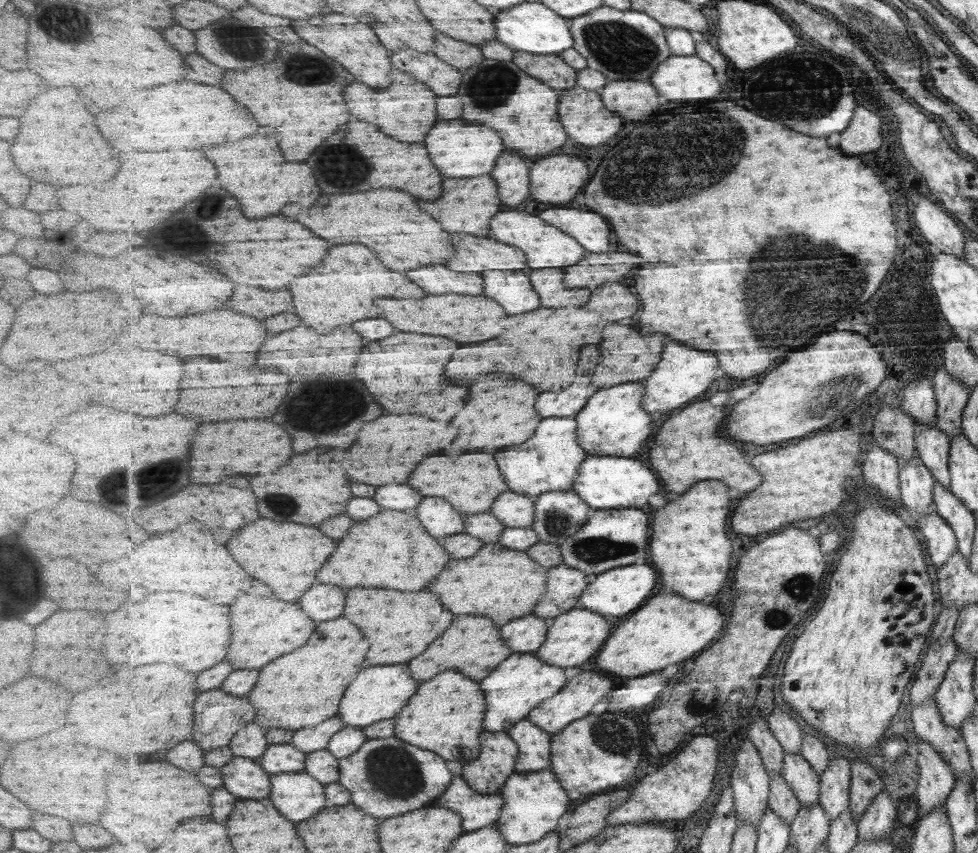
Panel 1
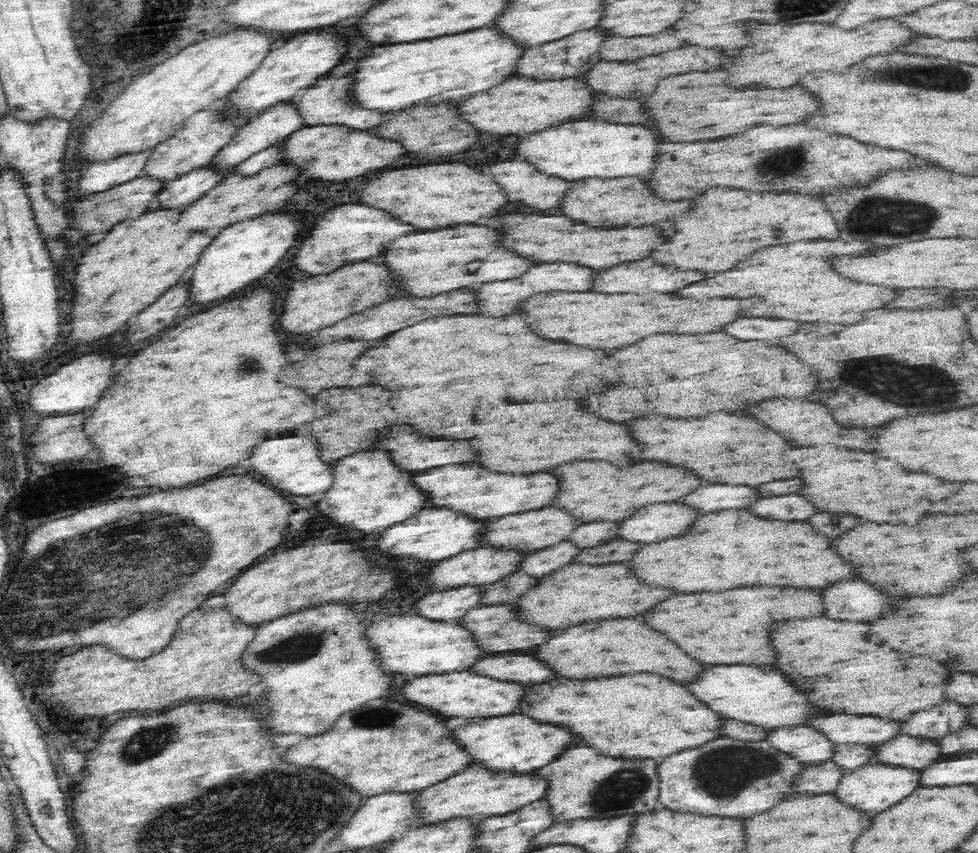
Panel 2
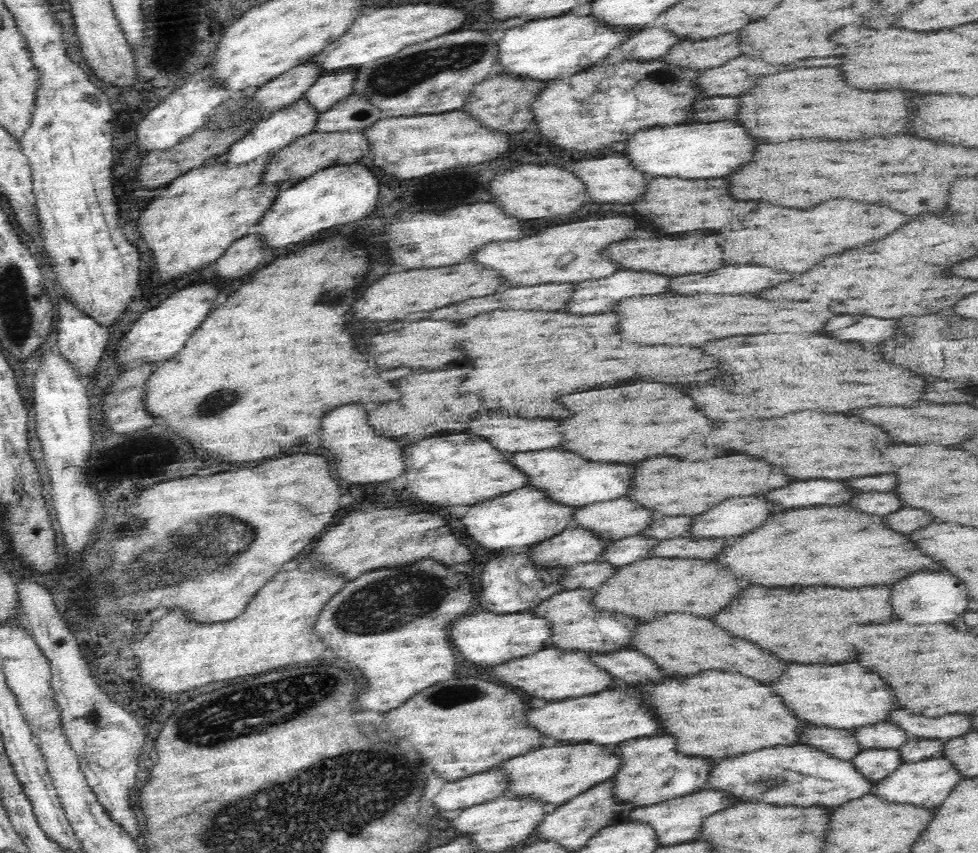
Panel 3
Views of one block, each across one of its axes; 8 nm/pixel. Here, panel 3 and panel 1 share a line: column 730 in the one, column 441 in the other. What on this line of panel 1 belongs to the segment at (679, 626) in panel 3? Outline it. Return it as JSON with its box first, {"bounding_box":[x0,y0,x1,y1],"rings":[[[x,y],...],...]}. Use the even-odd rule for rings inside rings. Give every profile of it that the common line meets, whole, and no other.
{"bounding_box":[409,616,513,680],"rings":[[[457,616],[451,630],[447,630],[447,634],[437,638],[429,646],[427,654],[421,654],[419,658],[411,660],[409,666],[415,674],[415,678],[419,678],[419,680],[431,680],[445,670],[461,670],[469,678],[483,680],[493,670],[497,670],[499,664],[505,662],[511,654],[513,654],[513,650],[503,640],[501,628],[495,622],[491,622],[491,618],[485,618],[485,616]]]}

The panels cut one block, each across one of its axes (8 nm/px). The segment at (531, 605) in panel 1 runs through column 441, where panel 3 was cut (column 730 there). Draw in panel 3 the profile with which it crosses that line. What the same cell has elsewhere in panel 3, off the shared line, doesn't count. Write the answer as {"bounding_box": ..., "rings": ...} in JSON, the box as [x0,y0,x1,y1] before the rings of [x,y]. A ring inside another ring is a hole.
{"bounding_box":[594,558,744,620],"rings":[[[646,558],[632,562],[630,566],[621,566],[618,572],[612,572],[612,576],[596,588],[594,594],[594,608],[598,612],[608,610],[608,612],[618,612],[626,616],[634,616],[638,620],[648,620],[648,618],[658,618],[664,614],[680,612],[680,614],[694,614],[694,616],[708,616],[714,614],[716,610],[722,610],[740,590],[744,590],[744,582],[740,578],[732,578],[728,570],[722,566],[716,566],[714,562],[708,560],[682,560],[682,558]]]}

